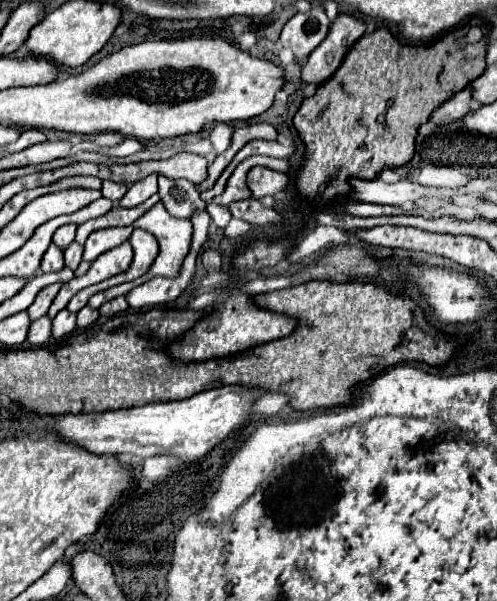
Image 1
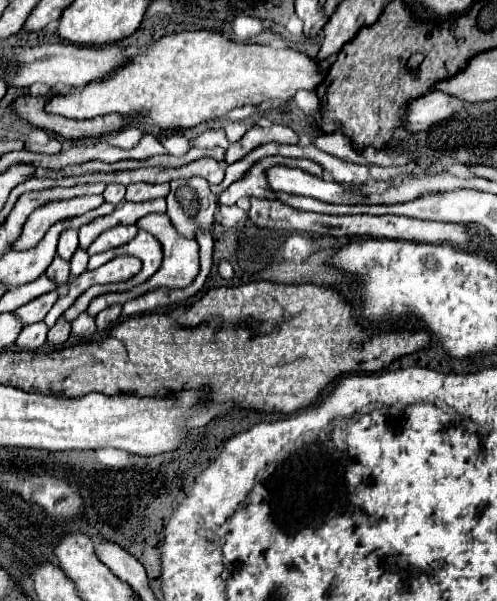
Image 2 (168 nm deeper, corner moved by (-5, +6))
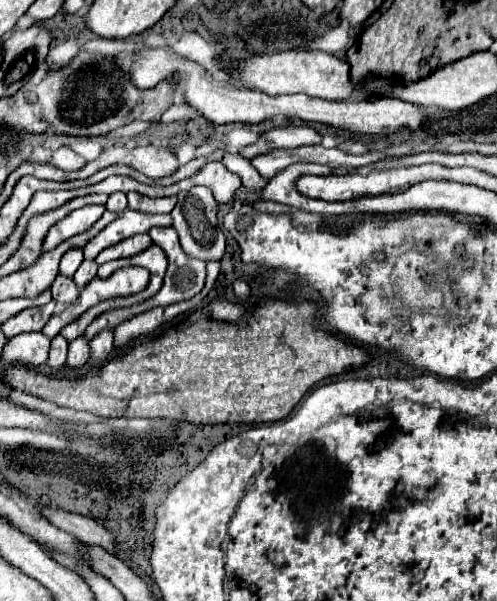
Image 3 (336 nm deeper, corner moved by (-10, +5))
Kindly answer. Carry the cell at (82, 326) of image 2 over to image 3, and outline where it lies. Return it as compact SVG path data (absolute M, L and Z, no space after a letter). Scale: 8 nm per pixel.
M77 336L73 342L69 342L69 356L67 356L67 366L69 368L79 368L89 360L89 340L85 336Z

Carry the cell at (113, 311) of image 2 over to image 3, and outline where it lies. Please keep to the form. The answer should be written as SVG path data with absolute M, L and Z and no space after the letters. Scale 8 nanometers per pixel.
M113 328L111 330L103 330L99 336L95 336L91 340L89 346L91 346L91 360L95 360L91 364L93 366L101 366L103 362L99 362L99 360L107 360L107 356L113 350Z

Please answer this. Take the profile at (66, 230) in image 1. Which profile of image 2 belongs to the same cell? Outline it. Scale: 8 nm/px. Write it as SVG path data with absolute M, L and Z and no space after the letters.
M76 229L64 231L60 235L60 241L58 241L58 257L70 261L76 249L78 249L78 231Z

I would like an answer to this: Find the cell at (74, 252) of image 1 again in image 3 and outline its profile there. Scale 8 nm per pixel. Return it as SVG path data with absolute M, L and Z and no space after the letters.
M83 260L81 266L79 266L79 270L75 272L73 280L75 280L75 284L79 288L83 288L91 278L95 278L95 274L97 274L97 262L95 260Z

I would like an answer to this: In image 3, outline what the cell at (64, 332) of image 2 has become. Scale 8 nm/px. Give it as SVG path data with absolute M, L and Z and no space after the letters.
M57 334L51 340L51 350L49 350L49 360L47 360L47 364L51 368L59 368L59 366L65 364L65 360L67 360L67 346L69 344L67 344L67 340L61 334Z

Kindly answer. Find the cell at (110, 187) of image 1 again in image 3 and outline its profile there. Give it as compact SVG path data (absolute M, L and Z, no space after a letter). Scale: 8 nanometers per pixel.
M115 192L115 194L111 194L105 206L107 206L107 210L111 210L111 212L115 212L115 214L121 214L121 212L127 208L127 196L125 196L125 192Z

